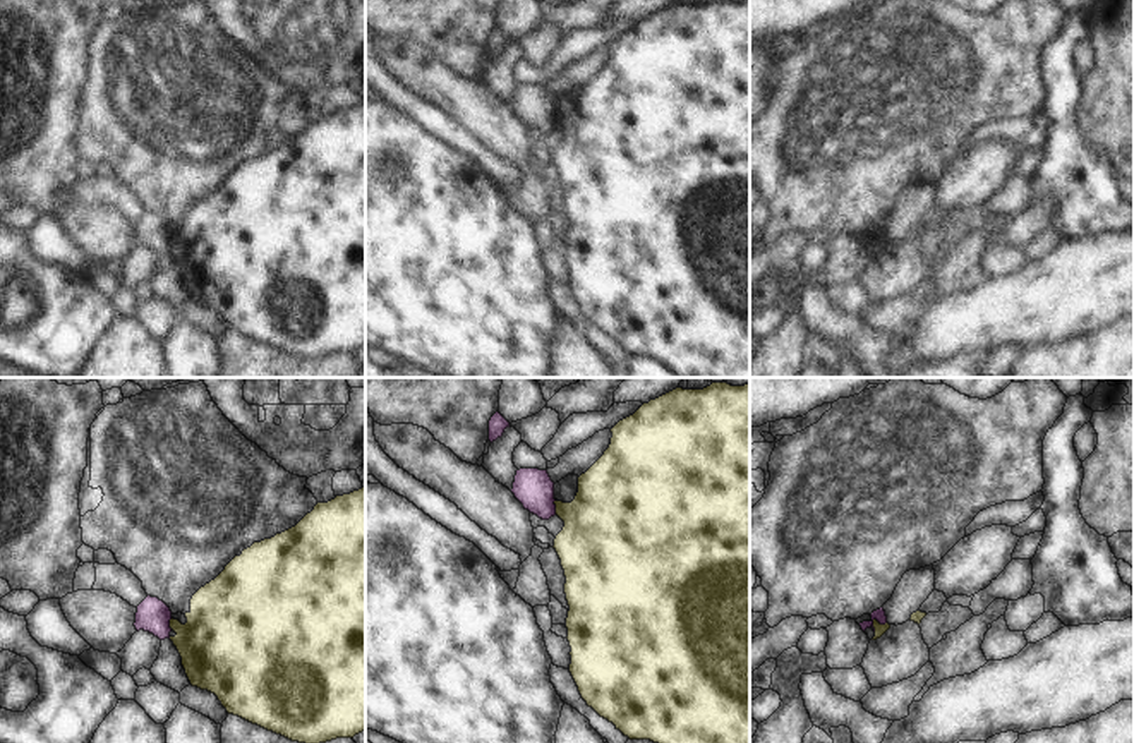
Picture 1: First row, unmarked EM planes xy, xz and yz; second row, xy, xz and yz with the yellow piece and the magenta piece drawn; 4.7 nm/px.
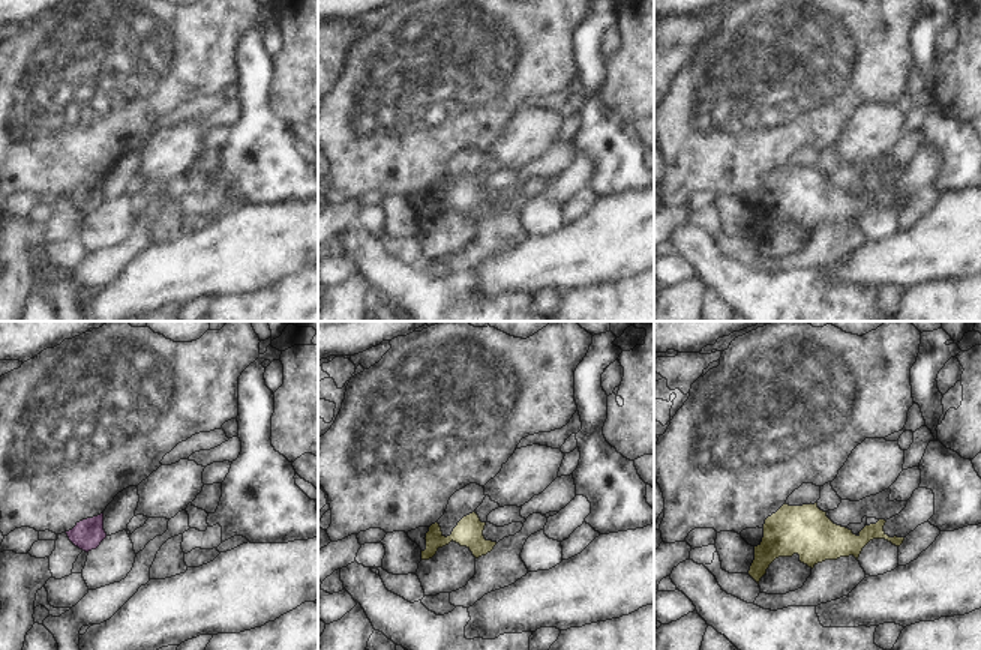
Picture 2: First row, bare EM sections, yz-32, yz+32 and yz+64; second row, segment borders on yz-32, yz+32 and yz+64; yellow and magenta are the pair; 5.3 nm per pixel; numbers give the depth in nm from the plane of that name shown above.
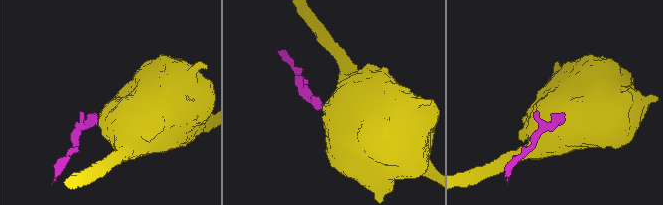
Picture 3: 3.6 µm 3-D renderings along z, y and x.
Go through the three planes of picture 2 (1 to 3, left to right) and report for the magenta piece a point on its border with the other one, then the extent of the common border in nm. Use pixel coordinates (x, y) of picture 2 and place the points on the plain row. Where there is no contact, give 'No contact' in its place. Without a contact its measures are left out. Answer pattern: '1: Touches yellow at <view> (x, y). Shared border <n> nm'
1: No contact
2: No contact
3: No contact

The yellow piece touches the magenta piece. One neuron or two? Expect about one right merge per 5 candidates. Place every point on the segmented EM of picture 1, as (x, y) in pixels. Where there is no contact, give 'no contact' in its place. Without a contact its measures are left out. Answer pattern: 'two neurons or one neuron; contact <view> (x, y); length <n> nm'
two neurons; contact yz (875, 620); length 80 nm

